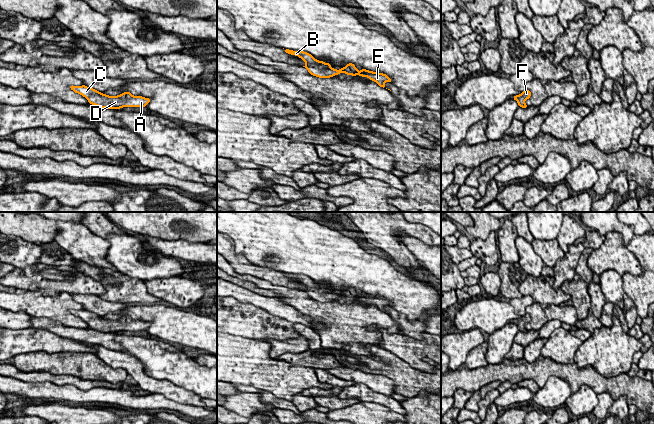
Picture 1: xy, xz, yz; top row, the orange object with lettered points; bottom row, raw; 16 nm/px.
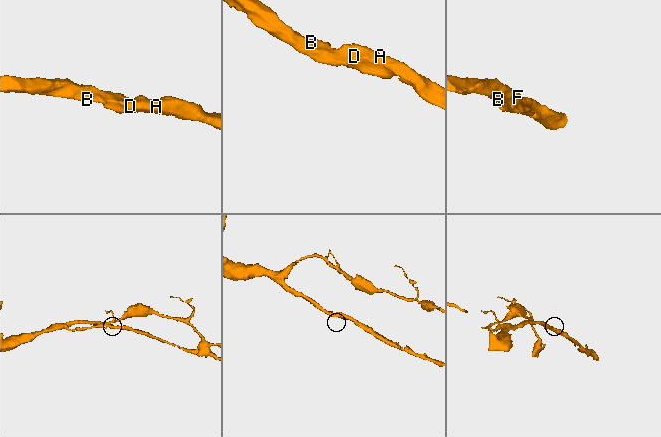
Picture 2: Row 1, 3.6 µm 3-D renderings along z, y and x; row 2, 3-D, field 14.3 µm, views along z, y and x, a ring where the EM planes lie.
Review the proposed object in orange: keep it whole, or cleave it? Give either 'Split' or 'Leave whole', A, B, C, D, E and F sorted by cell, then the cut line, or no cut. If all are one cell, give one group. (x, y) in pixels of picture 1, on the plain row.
Leave whole. Groups: A B C D E F. No split

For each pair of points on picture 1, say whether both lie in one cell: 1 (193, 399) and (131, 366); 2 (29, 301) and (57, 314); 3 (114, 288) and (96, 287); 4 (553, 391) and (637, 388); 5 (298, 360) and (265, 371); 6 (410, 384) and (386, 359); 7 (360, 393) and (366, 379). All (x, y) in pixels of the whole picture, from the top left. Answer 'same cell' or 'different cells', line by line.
1: same cell
2: same cell
3: different cells
4: different cells
5: different cells
6: same cell
7: different cells

